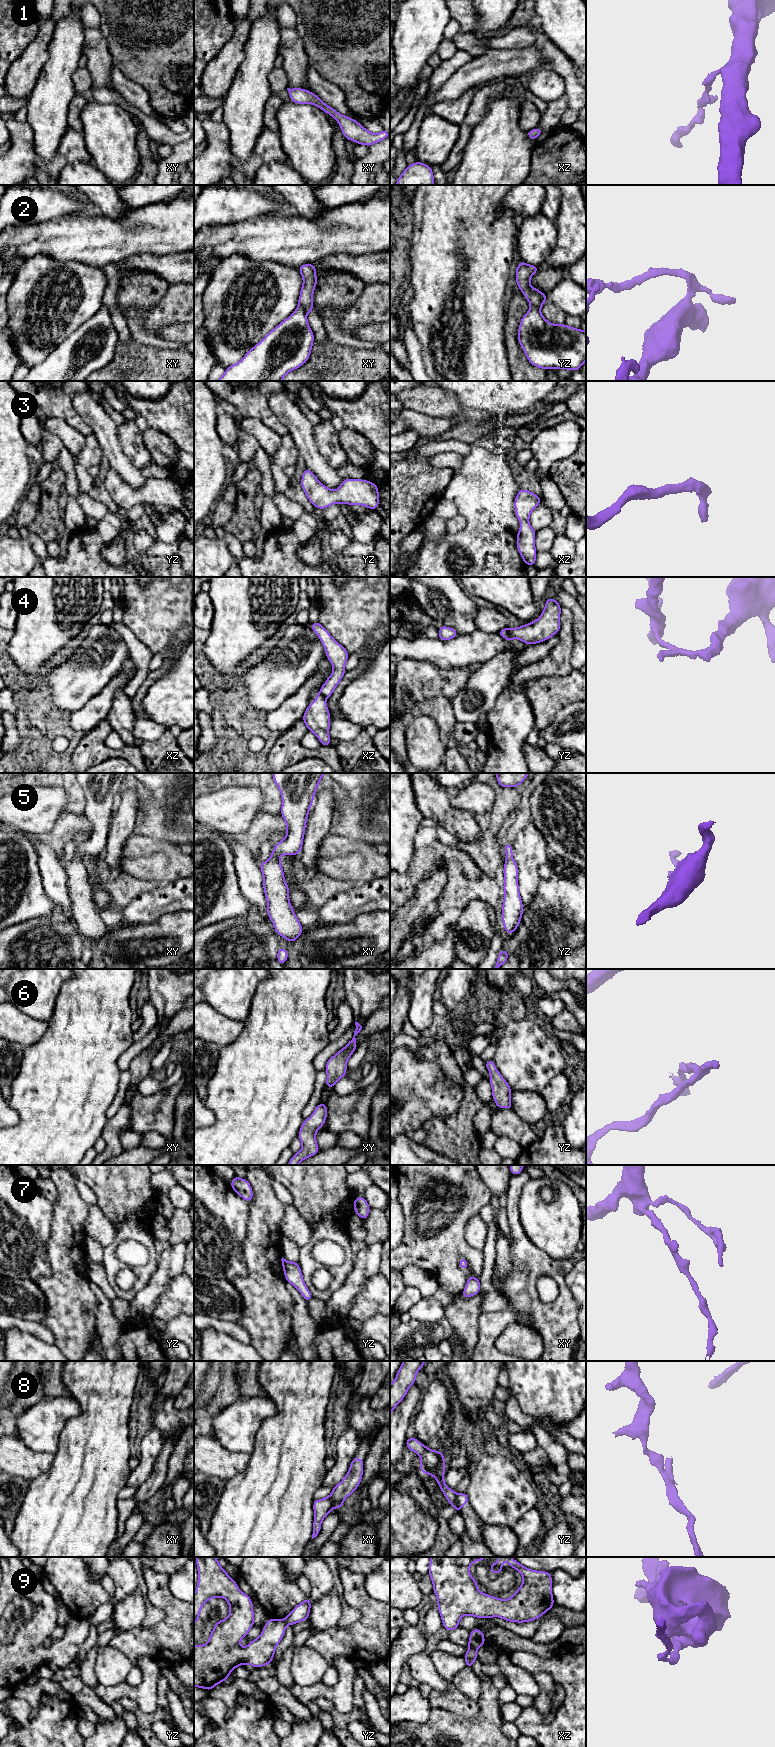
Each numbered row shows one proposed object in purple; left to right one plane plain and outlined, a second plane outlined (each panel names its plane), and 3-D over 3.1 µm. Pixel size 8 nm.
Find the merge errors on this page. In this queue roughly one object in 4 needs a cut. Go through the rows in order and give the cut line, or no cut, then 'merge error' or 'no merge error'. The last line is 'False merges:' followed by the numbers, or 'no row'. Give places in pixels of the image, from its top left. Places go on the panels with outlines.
1: cut none; no merge error
2: cut xy (298, 304), (306, 312); merge error
3: cut none; no merge error
4: cut yz (507, 628), (511, 636); merge error
5: cut none; no merge error
6: cut none; no merge error
7: cut none; no merge error
8: cut yz (455, 1494), (460, 1508); merge error
9: cut xz (469, 1646), (476, 1649); merge error
False merges: 2, 4, 8, 9

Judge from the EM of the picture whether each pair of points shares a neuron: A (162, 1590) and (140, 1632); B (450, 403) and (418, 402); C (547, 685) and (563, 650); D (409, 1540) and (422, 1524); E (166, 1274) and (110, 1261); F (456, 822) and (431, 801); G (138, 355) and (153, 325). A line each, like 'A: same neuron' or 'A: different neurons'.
A: same neuron
B: same neuron
C: different neurons
D: same neuron
E: different neurons
F: same neuron
G: different neurons

